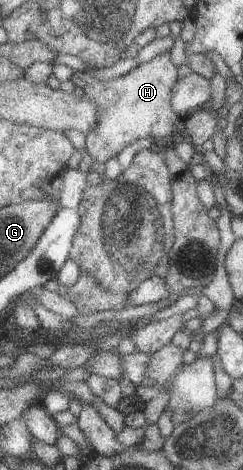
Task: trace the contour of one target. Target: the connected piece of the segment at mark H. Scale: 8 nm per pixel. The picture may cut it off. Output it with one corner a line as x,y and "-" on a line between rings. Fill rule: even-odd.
169,51
150,62
139,64
118,79
100,81
90,73
75,71
73,84
82,88
101,112
98,128
86,135
86,151
98,166
116,157
126,145
138,139
150,138
154,142
162,142
164,137
181,133
180,120
170,106
172,87
177,80
177,68
170,61

